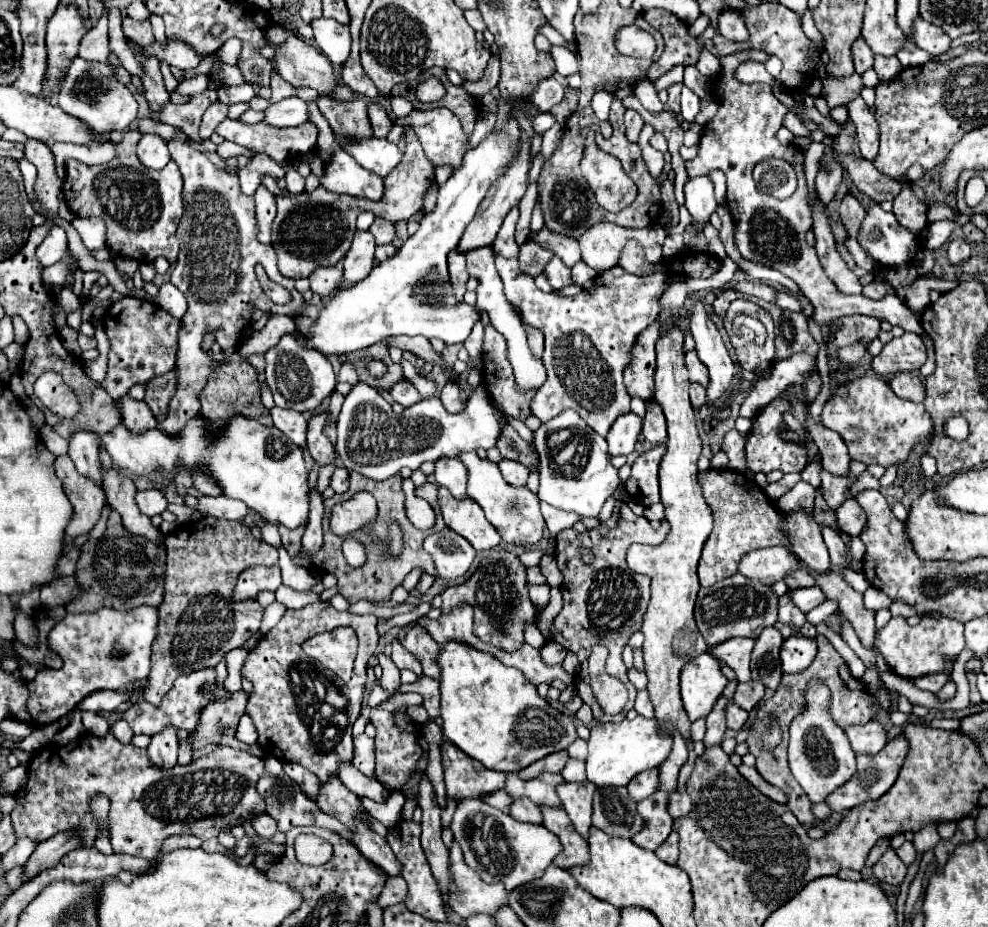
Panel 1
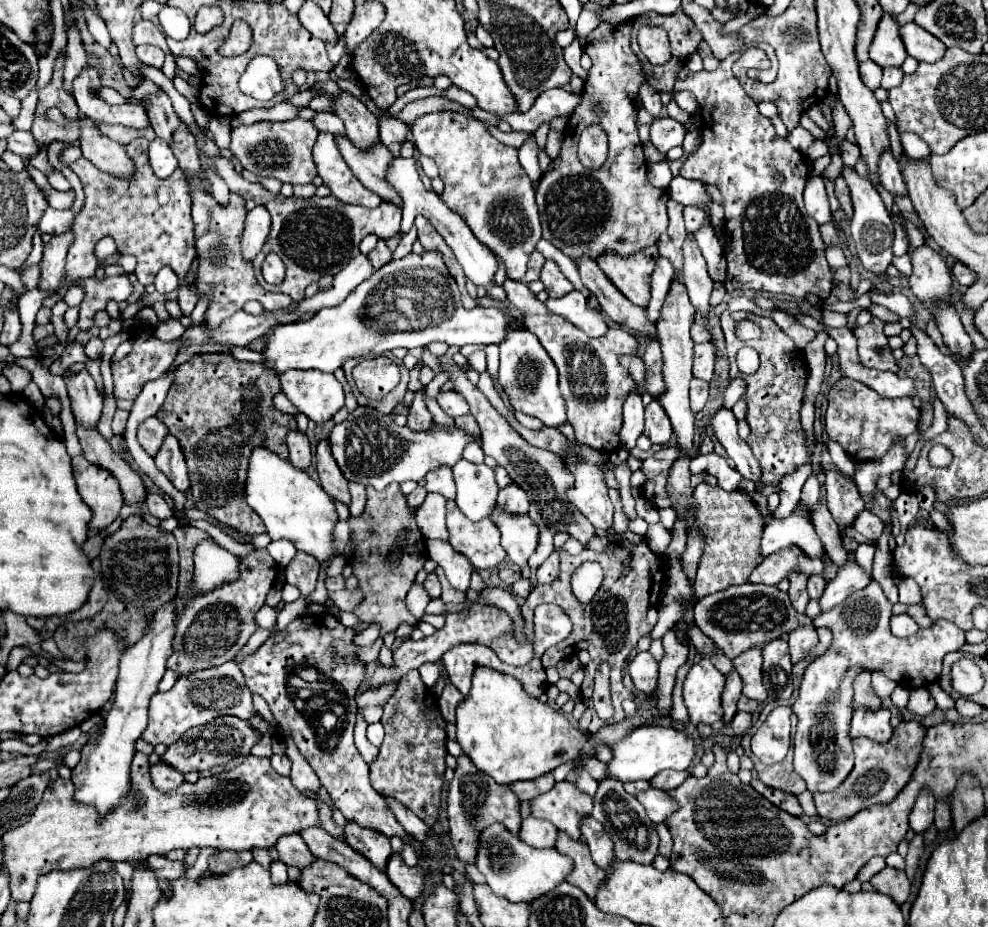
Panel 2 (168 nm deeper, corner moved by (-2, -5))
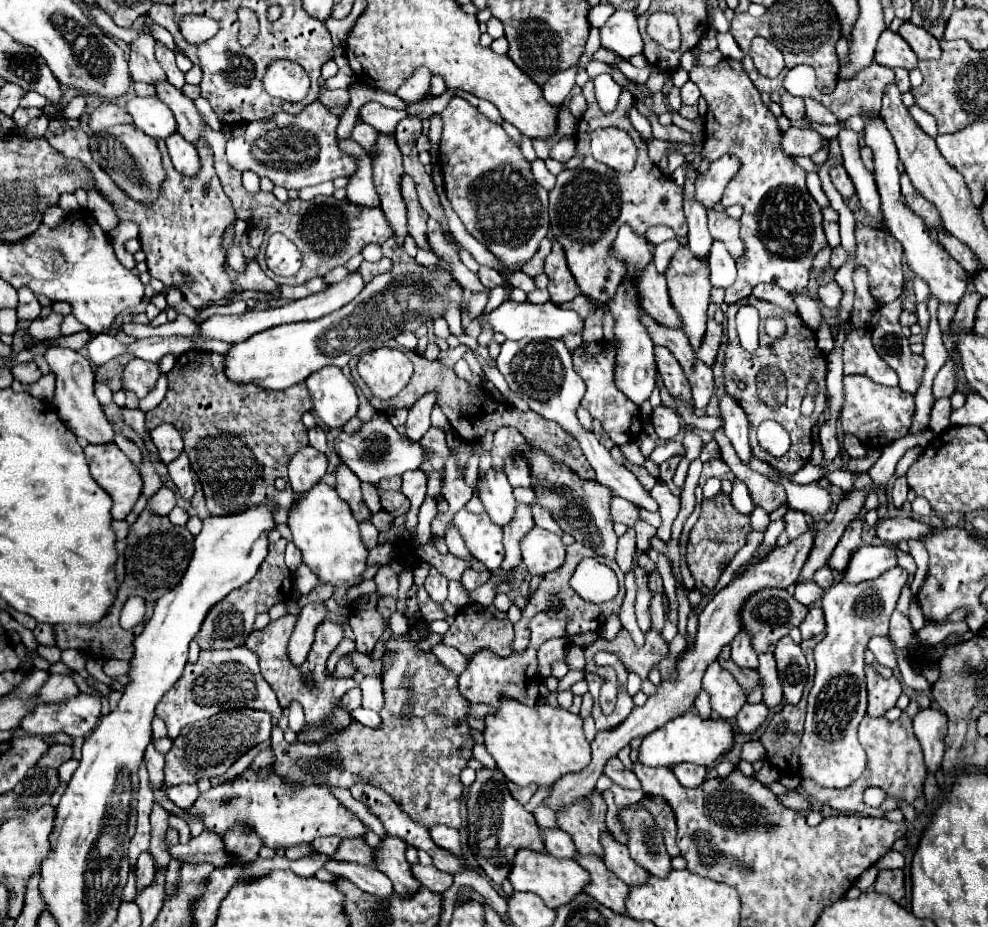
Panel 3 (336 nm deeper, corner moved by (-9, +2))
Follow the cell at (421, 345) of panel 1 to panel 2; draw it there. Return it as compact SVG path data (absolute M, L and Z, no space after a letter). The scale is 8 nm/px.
M449 346L444 356L440 356L440 364L442 364L442 368L446 368L450 372L450 380L454 380L456 392L468 400L470 414L480 424L484 454L492 456L498 462L498 466L506 468L506 472L510 474L514 484L520 486L528 494L528 500L530 500L528 516L542 530L540 546L538 546L536 554L530 558L530 568L538 568L550 556L552 536L558 530L564 530L570 536L576 536L576 540L582 546L586 546L596 536L596 528L588 522L588 518L584 518L584 514L580 514L574 506L570 506L570 502L566 498L566 490L568 490L568 486L572 486L572 474L568 474L568 466L564 466L564 460L560 456L528 444L516 430L512 430L512 426L506 422L506 418L490 406L486 396L474 384L470 384L466 374L452 362L453 355L459 351L460 348L457 346Z

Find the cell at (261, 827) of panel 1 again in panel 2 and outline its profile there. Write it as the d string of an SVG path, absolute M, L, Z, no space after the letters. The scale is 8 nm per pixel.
M290 834L290 836L282 836L276 844L280 862L284 862L286 866L296 866L298 870L304 870L308 866L312 866L314 856L308 850L306 842L300 838L300 834Z

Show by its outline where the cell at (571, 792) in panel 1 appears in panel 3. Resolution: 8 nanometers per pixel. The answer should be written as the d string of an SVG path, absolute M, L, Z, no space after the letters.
M603 831L601 835L601 845L603 845L603 861L607 865L609 871L613 871L619 879L623 879L629 887L645 883L647 879L647 871L643 871L643 867L635 865L635 861L629 857L629 851L623 843L619 843L611 831Z

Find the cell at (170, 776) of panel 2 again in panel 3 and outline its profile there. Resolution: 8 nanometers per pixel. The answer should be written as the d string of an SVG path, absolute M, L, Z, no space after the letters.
M189 783L189 785L173 785L173 787L167 787L167 797L181 809L187 809L191 807L191 803L195 803L195 799L199 797L199 789L195 783Z

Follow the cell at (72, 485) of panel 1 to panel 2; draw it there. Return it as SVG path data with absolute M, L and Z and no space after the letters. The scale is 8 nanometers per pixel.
M84 456L72 458L72 466L78 492L94 514L90 520L90 532L94 534L118 518L120 508L124 506L124 496L120 494L116 478L100 466L92 466Z

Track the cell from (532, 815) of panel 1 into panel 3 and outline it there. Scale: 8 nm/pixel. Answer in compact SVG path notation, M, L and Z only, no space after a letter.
M541 829L541 841L545 845L545 851L561 857L571 859L575 855L575 845L571 843L571 837L563 829Z

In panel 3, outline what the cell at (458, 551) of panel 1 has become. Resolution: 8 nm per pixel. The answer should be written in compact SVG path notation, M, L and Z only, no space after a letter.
M465 569L463 571L463 577L461 577L461 583L467 591L473 591L477 587L481 587L485 581L489 579L487 573L479 573L479 571L473 571L473 569Z

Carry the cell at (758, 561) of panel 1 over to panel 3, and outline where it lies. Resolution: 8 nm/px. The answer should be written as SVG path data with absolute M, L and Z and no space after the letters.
M787 511L785 513L785 529L783 529L783 533L779 535L779 539L777 539L777 545L779 547L783 547L783 545L787 545L787 543L791 543L795 537L799 537L799 535L803 535L803 531L807 531L809 529L809 525L807 525L807 519L805 519L805 515L803 513L799 513L799 511Z

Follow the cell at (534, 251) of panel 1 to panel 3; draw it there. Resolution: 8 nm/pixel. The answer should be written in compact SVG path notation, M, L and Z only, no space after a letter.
M543 239L541 247L539 247L539 251L535 253L535 257L531 259L531 263L523 265L523 273L529 275L529 277L541 275L541 273L543 273L543 261L545 261L545 257L549 255L549 251L551 251L551 241L549 241L549 239Z

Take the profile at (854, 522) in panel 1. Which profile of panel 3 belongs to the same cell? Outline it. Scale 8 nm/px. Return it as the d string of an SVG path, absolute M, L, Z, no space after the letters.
M899 515L893 519L881 519L877 523L875 531L877 531L879 539L899 543L901 539L905 539L905 541L907 539L921 539L925 533L929 533L929 525Z

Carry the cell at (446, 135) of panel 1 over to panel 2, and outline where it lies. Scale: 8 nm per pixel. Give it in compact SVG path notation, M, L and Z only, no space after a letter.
M456 112L424 114L412 124L410 130L414 134L414 142L420 154L430 156L440 168L440 178L444 180L442 200L446 202L446 206L460 214L470 230L476 234L476 238L480 238L480 242L484 242L484 246L488 246L496 254L496 258L506 268L506 278L520 280L526 274L528 256L534 252L536 242L542 238L542 230L534 200L534 184L518 162L518 150L500 144L480 120Z

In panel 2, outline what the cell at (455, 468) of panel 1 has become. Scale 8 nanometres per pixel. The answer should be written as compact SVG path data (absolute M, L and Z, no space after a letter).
M460 460L454 466L456 480L456 506L470 518L488 518L496 506L500 486L496 484L494 470L486 464L472 464Z

